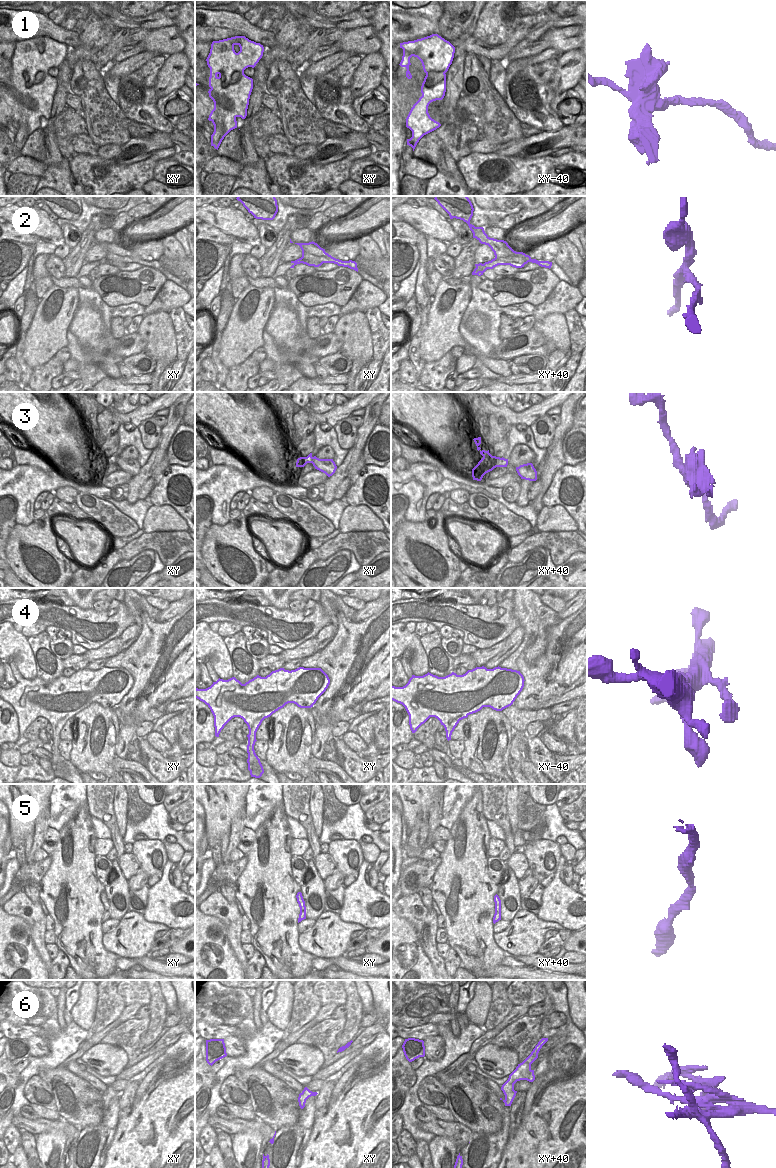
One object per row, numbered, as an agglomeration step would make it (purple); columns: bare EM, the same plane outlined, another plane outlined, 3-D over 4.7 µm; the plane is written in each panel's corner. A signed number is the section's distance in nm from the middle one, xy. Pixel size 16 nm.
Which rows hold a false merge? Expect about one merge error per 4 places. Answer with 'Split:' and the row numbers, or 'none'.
Split: 1, 2, 6

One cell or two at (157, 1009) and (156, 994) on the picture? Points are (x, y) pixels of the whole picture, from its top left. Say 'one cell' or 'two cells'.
one cell

